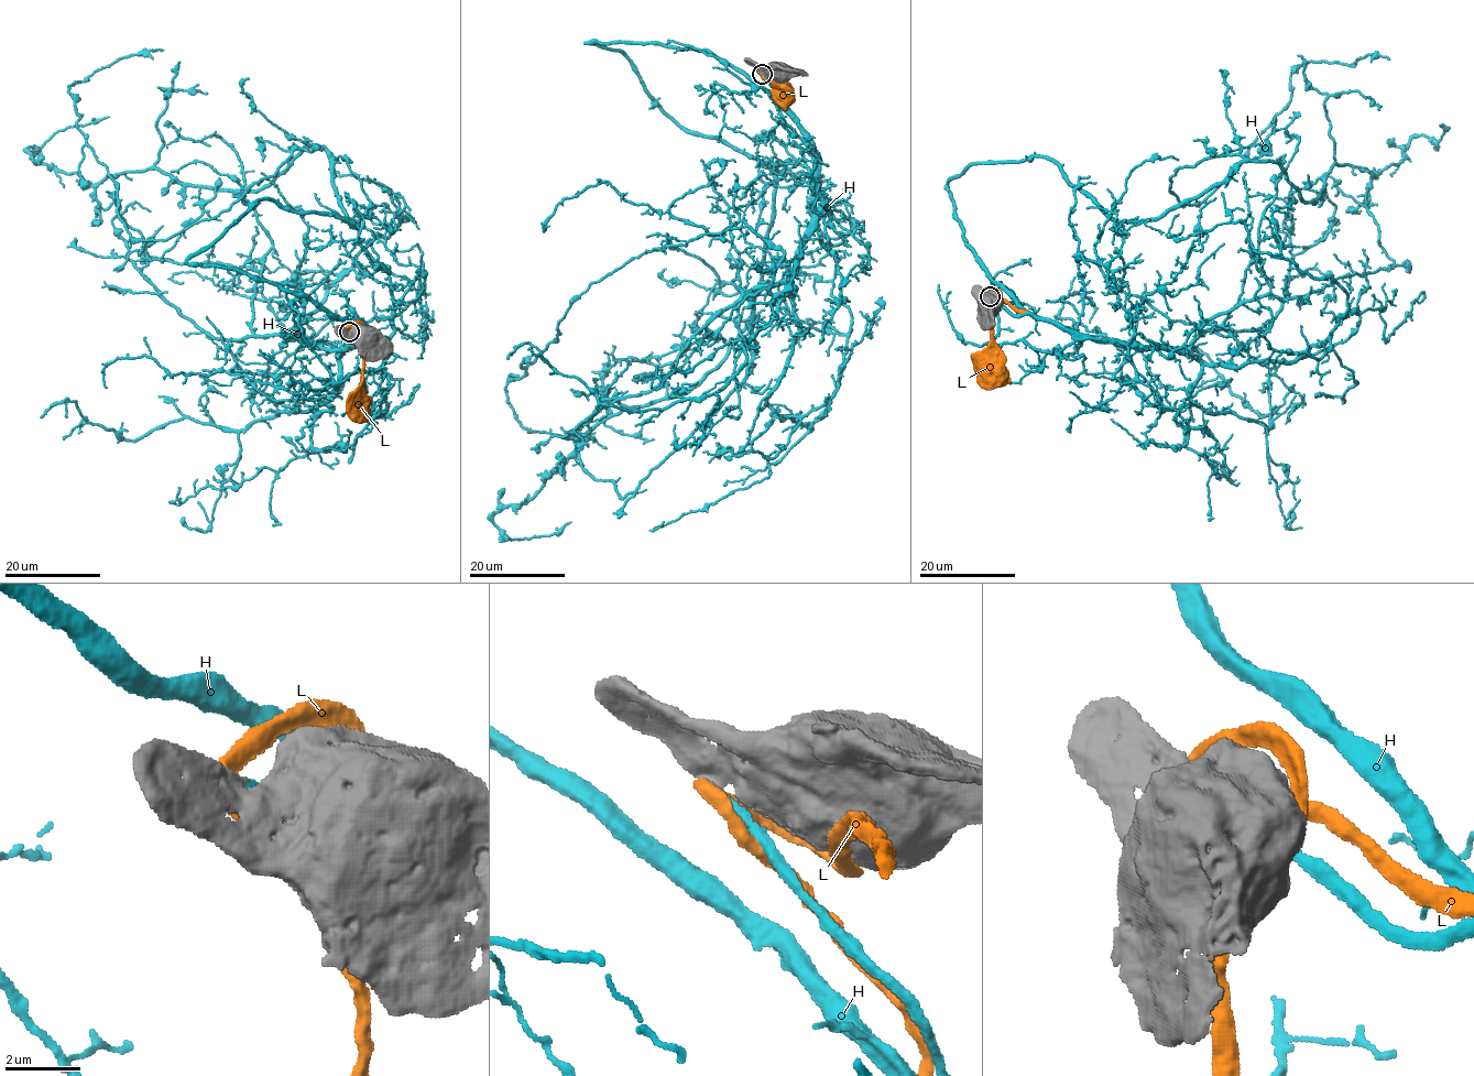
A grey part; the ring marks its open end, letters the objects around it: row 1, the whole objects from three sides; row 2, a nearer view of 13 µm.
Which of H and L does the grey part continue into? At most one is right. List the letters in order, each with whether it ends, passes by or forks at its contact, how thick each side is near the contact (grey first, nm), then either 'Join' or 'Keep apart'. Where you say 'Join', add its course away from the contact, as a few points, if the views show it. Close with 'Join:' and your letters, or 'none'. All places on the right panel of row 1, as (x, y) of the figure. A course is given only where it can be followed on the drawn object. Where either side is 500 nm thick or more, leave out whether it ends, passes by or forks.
H: It ends there. Thickness 400 nm (grey) against 340 nm. Join. Its course: (990, 296), (1127, 345), (1104, 225), (1242, 156), (1169, 177), (1209, 196), (1307, 63), (1389, 58)
L: Thickness 650 nm (grey) against 400 nm. Keep apart
Join: H

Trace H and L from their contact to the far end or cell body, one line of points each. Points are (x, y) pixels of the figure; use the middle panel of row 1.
H: (762, 74), (829, 210), (786, 161), (750, 296), (666, 245), (592, 282), (511, 375), (522, 426), (606, 448)
L: (759, 72), (776, 83), (778, 77), (789, 89), (787, 95)

